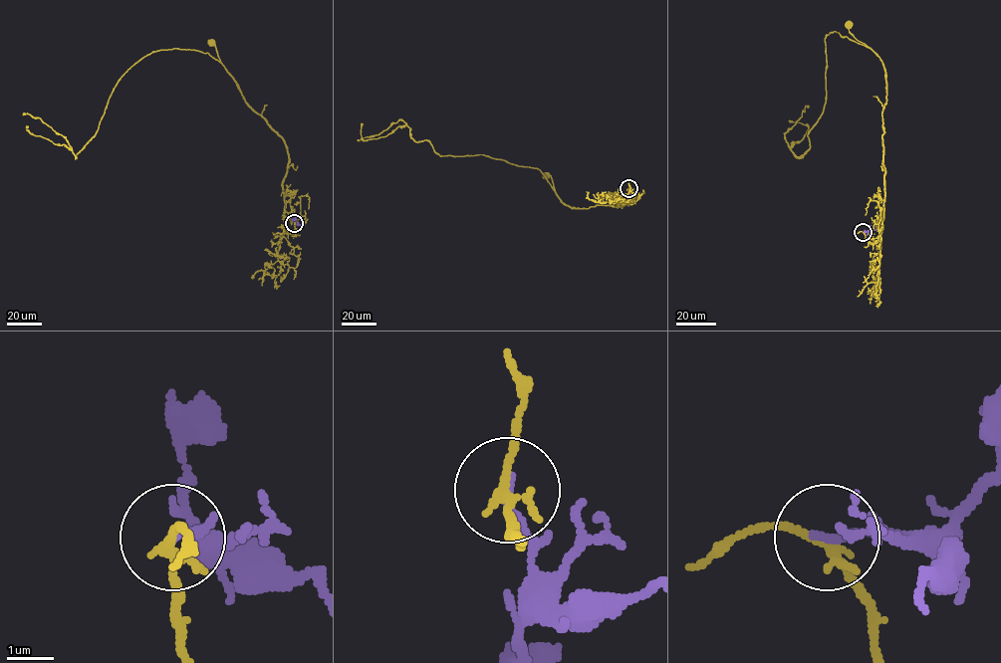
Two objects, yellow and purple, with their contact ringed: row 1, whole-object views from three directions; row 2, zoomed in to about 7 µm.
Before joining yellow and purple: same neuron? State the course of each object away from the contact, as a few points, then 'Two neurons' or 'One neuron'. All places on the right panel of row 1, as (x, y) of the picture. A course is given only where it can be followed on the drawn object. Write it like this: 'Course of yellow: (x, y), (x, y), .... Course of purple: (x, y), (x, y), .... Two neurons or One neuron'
Course of yellow: (864, 231), (875, 243), (881, 228), (881, 110), (886, 84), (883, 64), (850, 32), (849, 24). Course of purple: (864, 231), (875, 229). Two neurons

